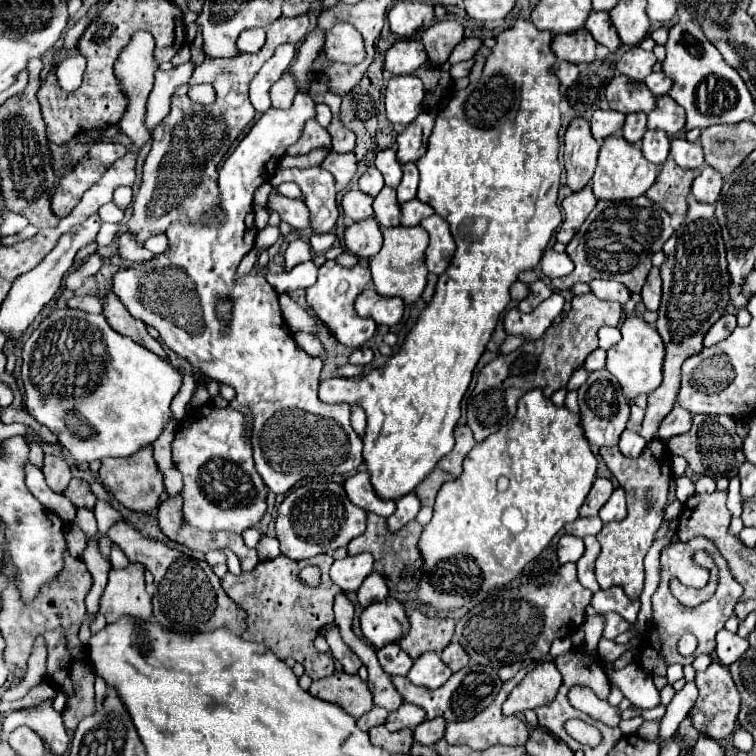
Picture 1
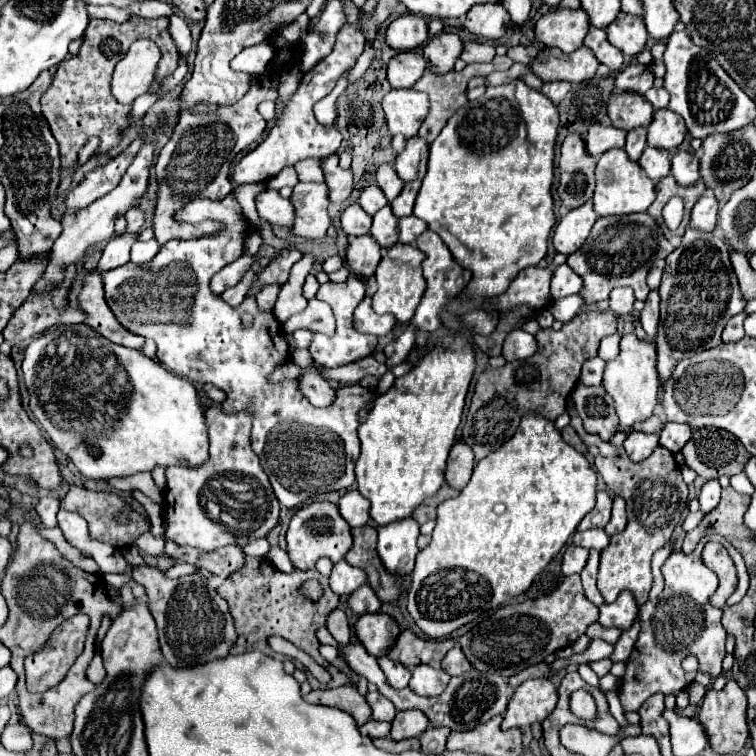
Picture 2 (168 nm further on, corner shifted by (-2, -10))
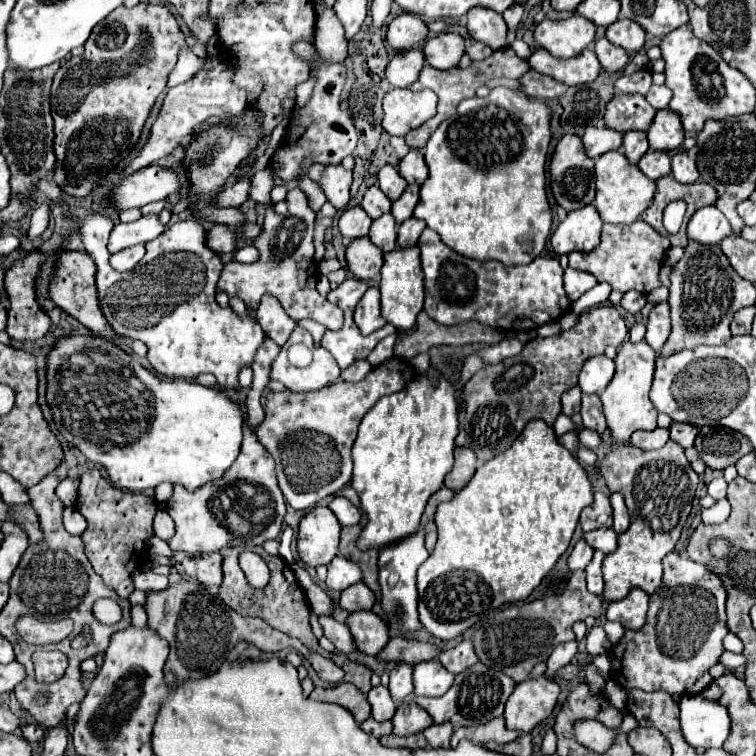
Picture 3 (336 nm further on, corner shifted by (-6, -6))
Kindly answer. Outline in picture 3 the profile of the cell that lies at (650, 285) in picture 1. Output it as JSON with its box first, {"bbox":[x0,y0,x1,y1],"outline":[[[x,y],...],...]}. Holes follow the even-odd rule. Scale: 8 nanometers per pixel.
{"bbox":[646,302,670,354],"outline":[[[660,302],[652,308],[646,324],[646,342],[660,354],[664,342],[670,336],[670,306],[668,302]]]}

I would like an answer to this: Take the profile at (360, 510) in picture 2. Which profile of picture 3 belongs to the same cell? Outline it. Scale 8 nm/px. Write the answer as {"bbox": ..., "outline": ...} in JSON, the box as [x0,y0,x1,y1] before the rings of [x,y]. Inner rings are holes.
{"bbox":[328,498,362,526],"outline":[[[334,498],[334,500],[328,504],[328,508],[334,512],[334,516],[338,518],[340,526],[358,524],[360,518],[362,518],[360,510],[358,510],[354,504],[350,504],[346,498]]]}

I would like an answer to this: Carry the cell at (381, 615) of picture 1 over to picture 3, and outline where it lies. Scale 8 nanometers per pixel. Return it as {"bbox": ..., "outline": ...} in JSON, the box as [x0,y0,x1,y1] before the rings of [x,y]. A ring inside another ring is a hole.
{"bbox":[346,612,390,656],"outline":[[[352,612],[346,618],[346,626],[350,628],[356,648],[368,656],[376,656],[390,640],[388,626],[384,626],[384,620],[374,612]]]}

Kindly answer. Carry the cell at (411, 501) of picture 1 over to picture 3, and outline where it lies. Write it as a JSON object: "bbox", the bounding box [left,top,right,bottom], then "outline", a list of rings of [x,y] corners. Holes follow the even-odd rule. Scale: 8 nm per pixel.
{"bbox":[378,532,428,636],"outline":[[[424,532],[412,534],[408,542],[392,546],[392,550],[382,550],[378,556],[378,584],[380,584],[380,606],[384,610],[384,622],[390,628],[390,636],[412,636],[422,628],[418,620],[418,592],[416,592],[416,570],[426,562],[428,550],[424,548]]]}

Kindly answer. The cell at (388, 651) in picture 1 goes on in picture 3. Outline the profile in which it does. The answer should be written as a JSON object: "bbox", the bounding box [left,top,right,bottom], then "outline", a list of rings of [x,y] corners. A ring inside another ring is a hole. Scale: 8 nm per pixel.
{"bbox":[390,664,412,704],"outline":[[[396,664],[390,670],[390,694],[396,704],[400,704],[406,696],[412,694],[412,666],[408,664]]]}

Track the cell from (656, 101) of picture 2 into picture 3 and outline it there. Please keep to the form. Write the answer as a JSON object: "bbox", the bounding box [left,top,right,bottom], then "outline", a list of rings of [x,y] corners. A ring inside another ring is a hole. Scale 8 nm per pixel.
{"bbox":[646,86,672,110],"outline":[[[652,86],[650,92],[646,94],[646,98],[656,110],[662,110],[662,108],[668,106],[668,102],[672,98],[672,92],[666,86]]]}

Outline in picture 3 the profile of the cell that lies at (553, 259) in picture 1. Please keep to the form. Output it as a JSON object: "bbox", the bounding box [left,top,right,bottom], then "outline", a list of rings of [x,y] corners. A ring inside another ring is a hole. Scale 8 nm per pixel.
{"bbox":[564,268,598,300],"outline":[[[566,268],[566,272],[564,272],[564,288],[566,288],[568,298],[572,298],[572,300],[578,300],[584,292],[592,290],[596,284],[598,284],[598,280],[588,272],[580,272],[574,268]]]}

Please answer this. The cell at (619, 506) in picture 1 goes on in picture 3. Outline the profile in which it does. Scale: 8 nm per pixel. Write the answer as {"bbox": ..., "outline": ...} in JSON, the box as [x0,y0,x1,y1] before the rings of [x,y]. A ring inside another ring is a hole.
{"bbox":[610,494,630,534],"outline":[[[612,494],[610,496],[610,504],[612,504],[612,510],[614,510],[614,526],[612,528],[614,528],[616,534],[622,534],[622,532],[626,532],[626,528],[630,524],[628,510],[626,510],[622,494]]]}

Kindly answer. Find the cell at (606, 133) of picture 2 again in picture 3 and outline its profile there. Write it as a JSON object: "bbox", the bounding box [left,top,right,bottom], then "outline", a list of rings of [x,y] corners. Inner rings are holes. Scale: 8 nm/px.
{"bbox":[582,126,622,160],"outline":[[[588,126],[586,132],[584,132],[584,136],[582,136],[582,142],[584,142],[586,156],[590,156],[592,160],[596,160],[604,152],[618,150],[622,146],[622,134],[616,134],[614,130],[608,130],[608,128]]]}

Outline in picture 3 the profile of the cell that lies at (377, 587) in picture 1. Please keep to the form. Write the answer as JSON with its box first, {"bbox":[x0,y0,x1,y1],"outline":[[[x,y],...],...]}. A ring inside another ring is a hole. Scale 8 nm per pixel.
{"bbox":[338,582,376,612],"outline":[[[356,582],[354,586],[350,586],[348,590],[342,592],[338,604],[342,610],[356,612],[356,610],[372,610],[374,602],[376,602],[374,592],[368,590],[368,586],[364,586],[362,582]]]}

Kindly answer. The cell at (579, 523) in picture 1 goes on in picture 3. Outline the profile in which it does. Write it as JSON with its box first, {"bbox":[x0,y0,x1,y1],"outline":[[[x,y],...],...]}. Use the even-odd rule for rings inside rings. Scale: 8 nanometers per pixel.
{"bbox":[584,528,618,554],"outline":[[[598,528],[598,530],[592,530],[592,532],[586,532],[584,534],[584,540],[596,548],[596,550],[602,550],[604,554],[610,554],[616,550],[616,542],[618,542],[618,536],[612,528]]]}

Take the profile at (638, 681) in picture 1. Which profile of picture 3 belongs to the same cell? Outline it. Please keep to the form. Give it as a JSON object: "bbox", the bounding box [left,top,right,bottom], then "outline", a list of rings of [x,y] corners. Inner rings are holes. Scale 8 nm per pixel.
{"bbox":[680,694,730,748],"outline":[[[684,694],[680,700],[680,726],[694,748],[722,748],[730,734],[728,708],[702,694]]]}

